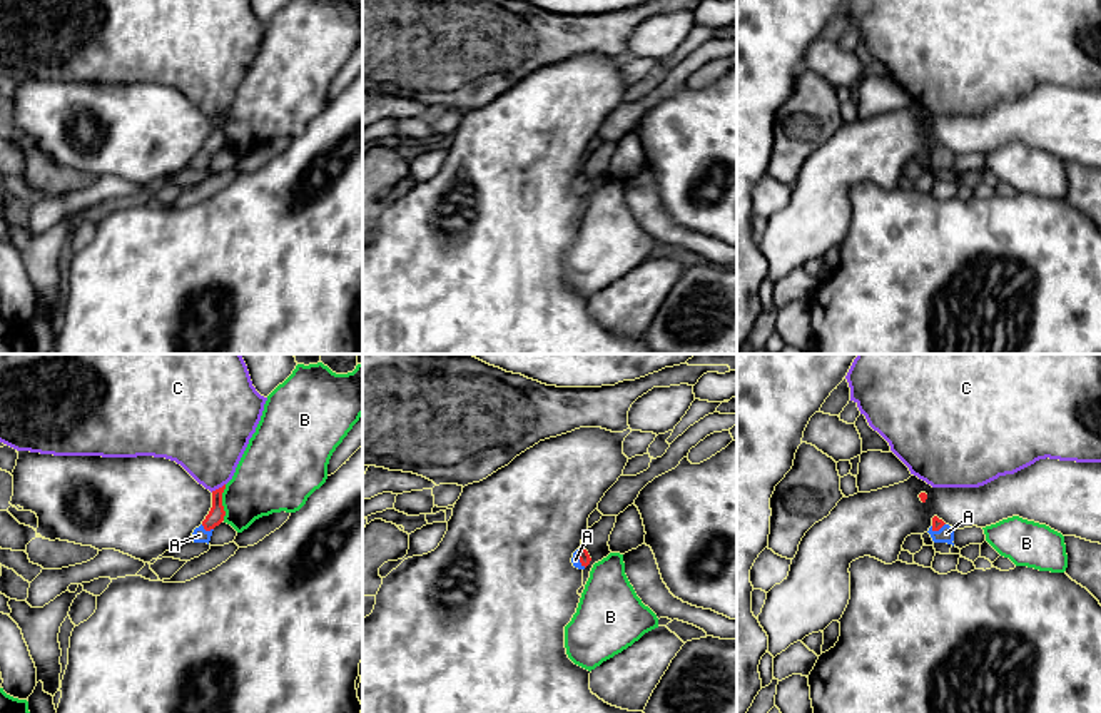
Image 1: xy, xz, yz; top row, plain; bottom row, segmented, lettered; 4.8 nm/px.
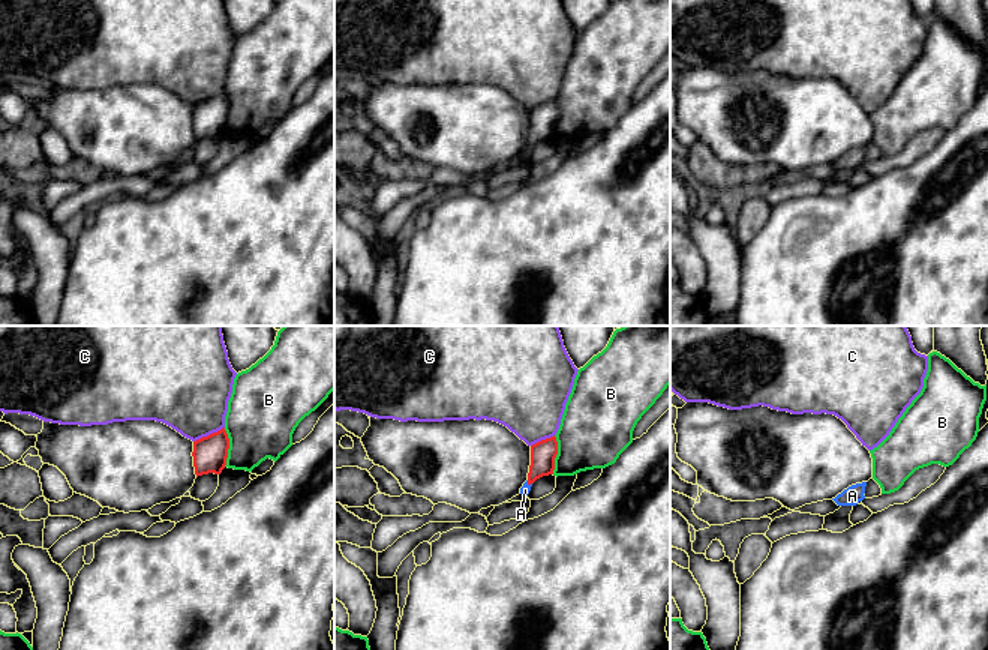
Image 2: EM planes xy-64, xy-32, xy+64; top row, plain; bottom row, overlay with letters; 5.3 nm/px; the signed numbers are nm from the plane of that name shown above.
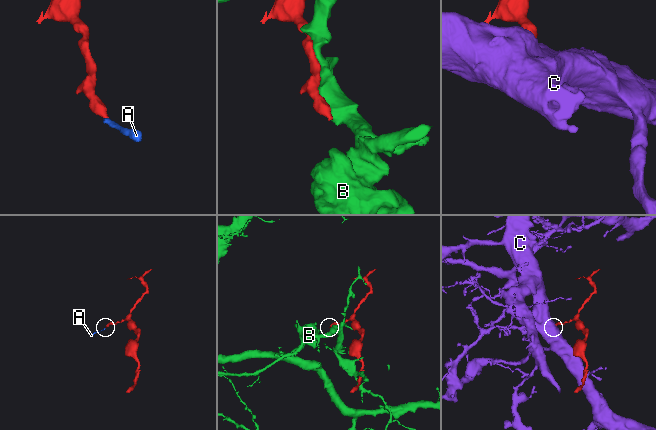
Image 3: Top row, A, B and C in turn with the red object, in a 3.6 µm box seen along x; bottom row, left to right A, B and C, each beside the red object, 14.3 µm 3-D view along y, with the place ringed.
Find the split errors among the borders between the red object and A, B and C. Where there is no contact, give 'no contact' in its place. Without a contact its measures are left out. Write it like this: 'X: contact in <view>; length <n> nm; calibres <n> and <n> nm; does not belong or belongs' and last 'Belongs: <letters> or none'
A: contact in xy; length 70 nm; calibres 80 and 70 nm; belongs
B: contact in xy; length 180 nm; calibres 80 and 320 nm; does not belong
C: contact in xy; length 80 nm; calibres 80 and 380 nm; does not belong
Belongs: A

